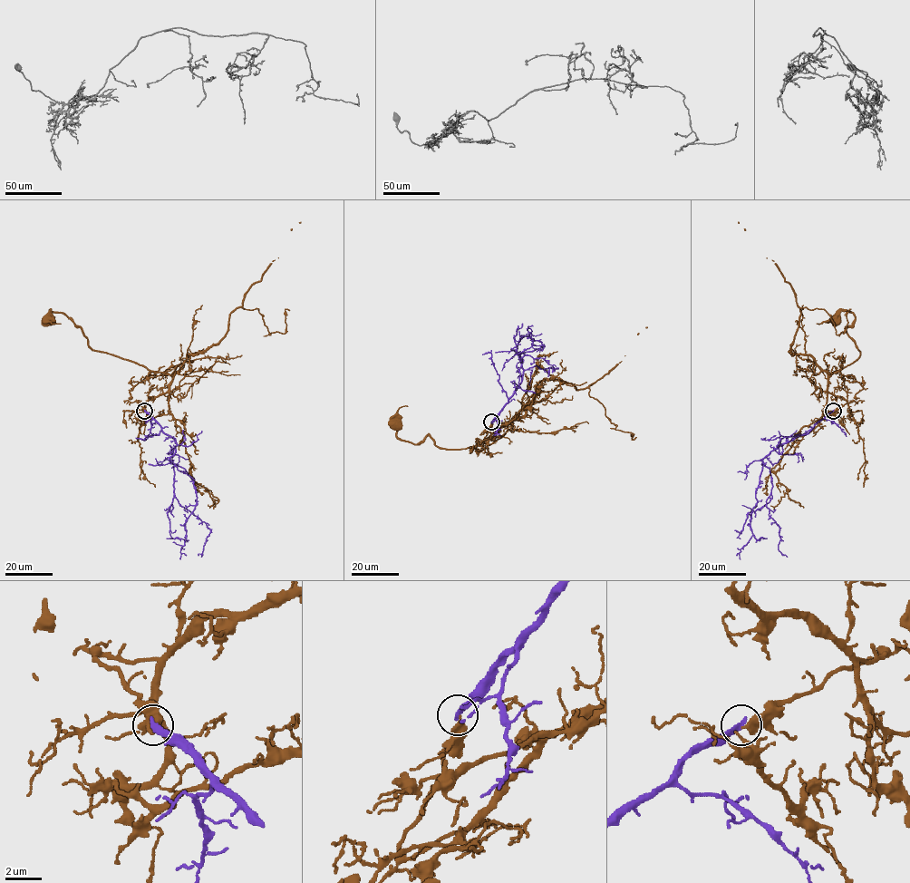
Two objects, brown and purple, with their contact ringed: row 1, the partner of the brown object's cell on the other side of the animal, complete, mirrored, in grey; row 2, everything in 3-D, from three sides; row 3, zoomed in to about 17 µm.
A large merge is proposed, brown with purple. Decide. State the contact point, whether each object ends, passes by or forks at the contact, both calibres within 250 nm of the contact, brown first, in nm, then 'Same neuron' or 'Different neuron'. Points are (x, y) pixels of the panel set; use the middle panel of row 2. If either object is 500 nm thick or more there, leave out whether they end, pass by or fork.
Place: (491, 422). At the ring brown ends. At the ring purple ends. Thickness 380 nm (brown) against 300 nm. Different neuron

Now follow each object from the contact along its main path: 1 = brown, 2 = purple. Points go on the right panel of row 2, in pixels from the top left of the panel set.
1: (833, 412), (851, 402), (830, 393), (828, 377), (860, 356), (847, 331), (855, 315), (841, 310), (836, 322)
2: (833, 411), (762, 460), (773, 486), (766, 507), (779, 528), (778, 550), (787, 557)

